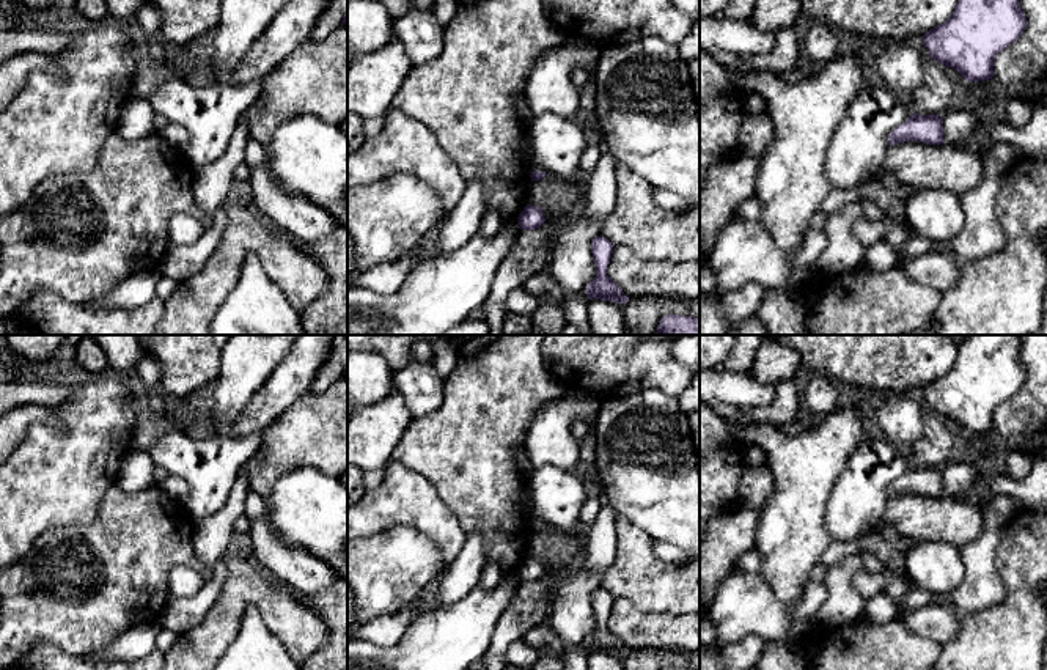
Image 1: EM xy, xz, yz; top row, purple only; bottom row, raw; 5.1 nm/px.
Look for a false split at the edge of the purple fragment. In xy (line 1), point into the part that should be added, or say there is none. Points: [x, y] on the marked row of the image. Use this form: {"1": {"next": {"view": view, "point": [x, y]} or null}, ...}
{"1": {"next": null}}

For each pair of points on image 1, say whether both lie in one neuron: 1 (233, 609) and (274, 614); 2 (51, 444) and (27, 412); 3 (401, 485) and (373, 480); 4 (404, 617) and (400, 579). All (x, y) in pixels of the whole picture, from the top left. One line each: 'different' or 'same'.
1: same
2: different
3: different
4: different

